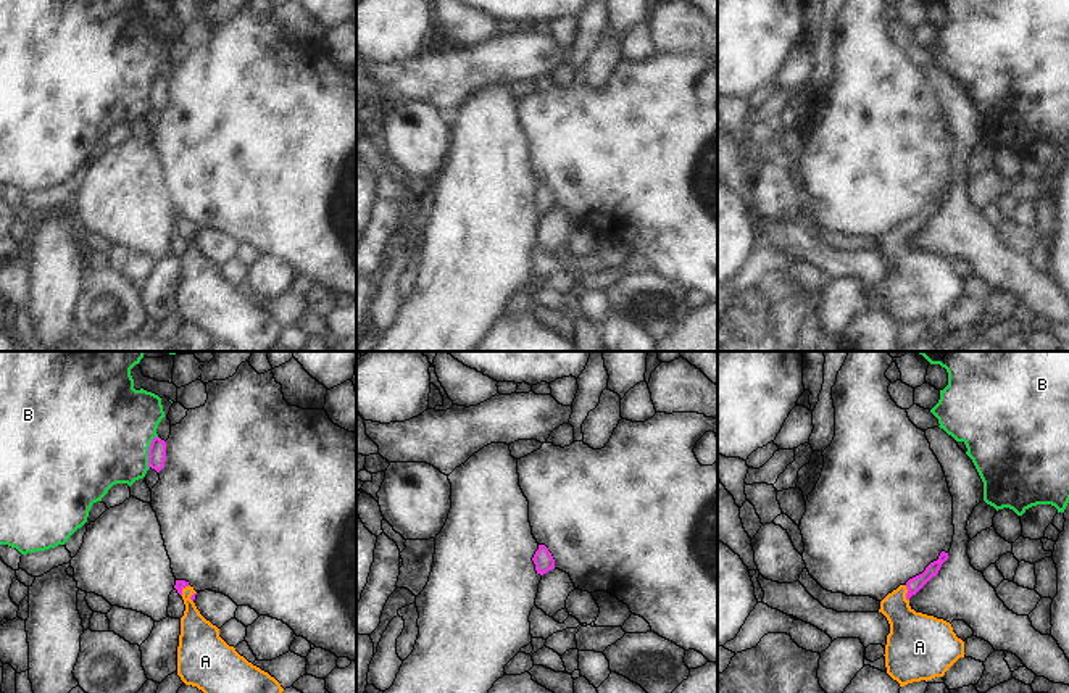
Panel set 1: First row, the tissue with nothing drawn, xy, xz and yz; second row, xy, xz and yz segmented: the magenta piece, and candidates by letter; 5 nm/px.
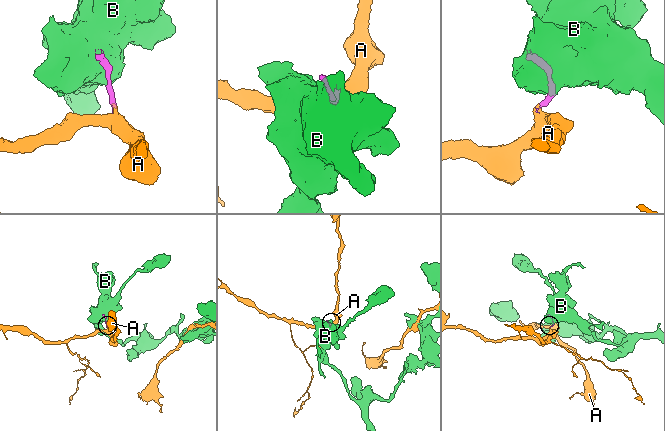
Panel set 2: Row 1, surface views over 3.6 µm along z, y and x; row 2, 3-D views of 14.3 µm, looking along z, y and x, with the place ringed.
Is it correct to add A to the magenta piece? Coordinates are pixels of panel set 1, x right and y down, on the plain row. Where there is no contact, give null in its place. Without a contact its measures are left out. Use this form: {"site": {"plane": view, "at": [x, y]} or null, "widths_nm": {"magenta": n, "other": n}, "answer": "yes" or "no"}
{"site": {"plane": "yz", "at": [906, 232]}, "widths_nm": {"magenta": 70, "other": 280}, "answer": "yes"}

